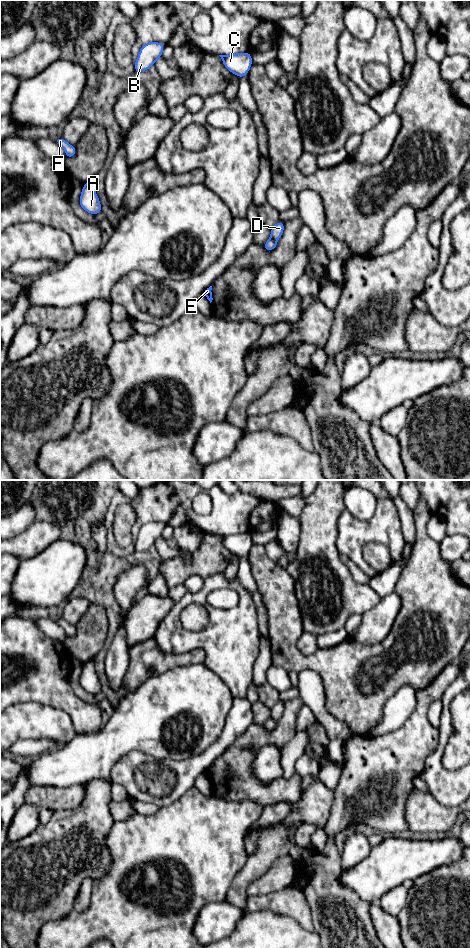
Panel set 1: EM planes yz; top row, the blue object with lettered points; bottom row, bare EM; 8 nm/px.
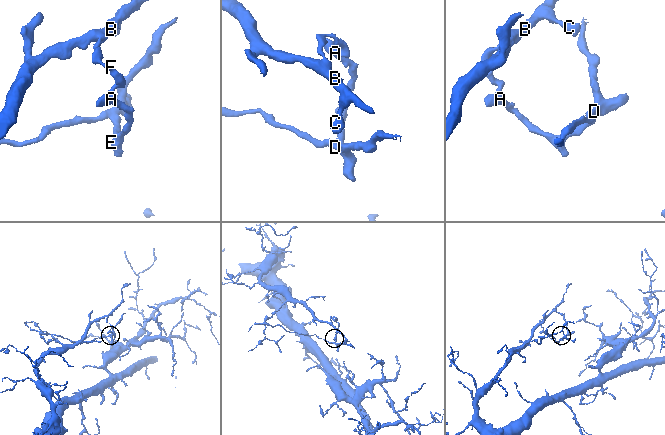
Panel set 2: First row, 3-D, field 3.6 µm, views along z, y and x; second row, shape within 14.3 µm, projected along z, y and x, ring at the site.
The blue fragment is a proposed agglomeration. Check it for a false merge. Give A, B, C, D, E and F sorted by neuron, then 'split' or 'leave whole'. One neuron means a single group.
groups A B C E F / D; split

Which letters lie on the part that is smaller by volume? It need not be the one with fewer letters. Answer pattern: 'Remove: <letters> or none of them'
Remove: D

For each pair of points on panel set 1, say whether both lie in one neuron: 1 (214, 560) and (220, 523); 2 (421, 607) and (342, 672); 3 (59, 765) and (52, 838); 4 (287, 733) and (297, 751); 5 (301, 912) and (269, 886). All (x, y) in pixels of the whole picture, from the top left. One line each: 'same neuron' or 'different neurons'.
1: different neurons
2: same neuron
3: different neurons
4: different neurons
5: different neurons

